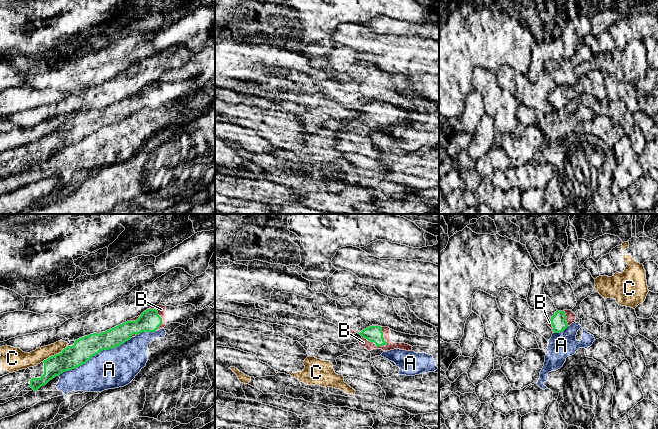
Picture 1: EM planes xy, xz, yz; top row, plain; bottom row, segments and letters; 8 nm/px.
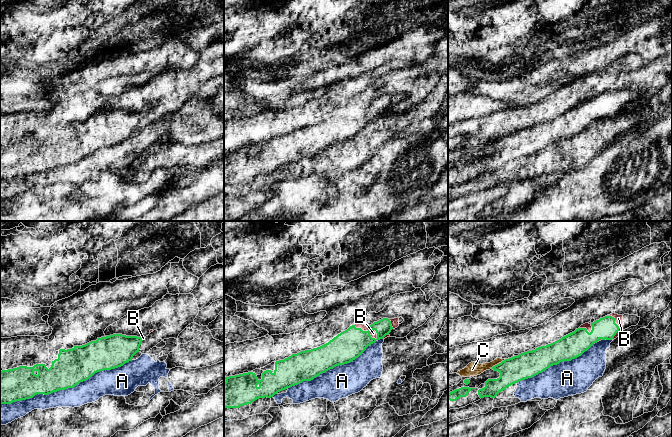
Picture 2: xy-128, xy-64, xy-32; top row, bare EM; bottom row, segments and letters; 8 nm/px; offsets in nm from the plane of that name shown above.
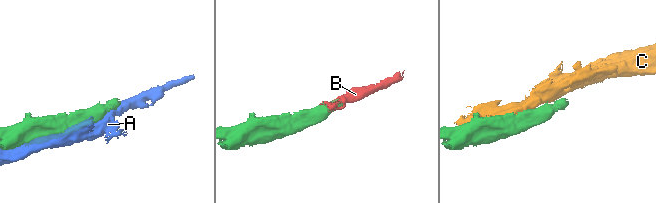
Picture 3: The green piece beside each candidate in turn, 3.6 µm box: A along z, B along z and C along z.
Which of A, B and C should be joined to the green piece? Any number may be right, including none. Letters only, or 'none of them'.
B

